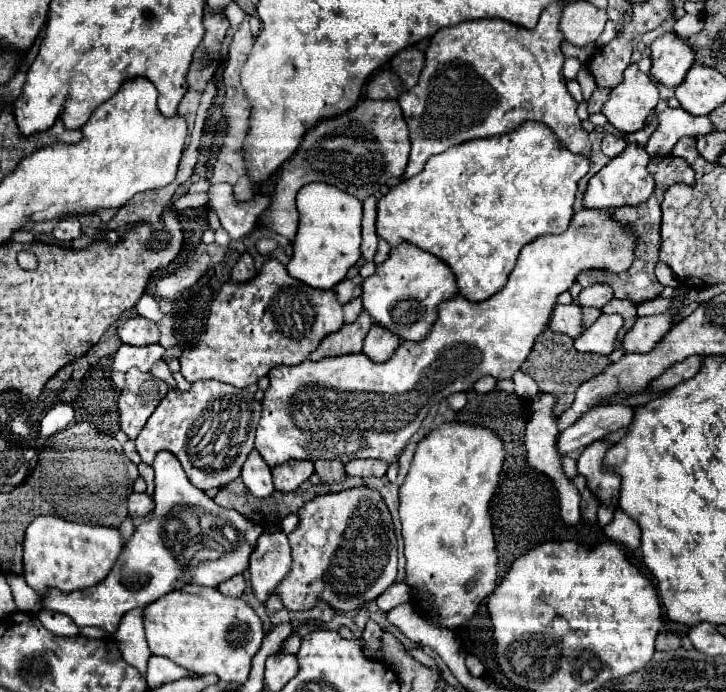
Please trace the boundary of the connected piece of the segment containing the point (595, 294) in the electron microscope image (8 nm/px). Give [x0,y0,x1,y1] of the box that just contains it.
[580,285,614,309]

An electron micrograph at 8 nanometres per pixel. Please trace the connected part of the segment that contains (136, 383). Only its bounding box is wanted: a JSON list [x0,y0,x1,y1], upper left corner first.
[118,369,168,439]

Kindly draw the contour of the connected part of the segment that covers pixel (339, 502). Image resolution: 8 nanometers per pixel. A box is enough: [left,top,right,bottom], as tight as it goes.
[274,485,398,613]

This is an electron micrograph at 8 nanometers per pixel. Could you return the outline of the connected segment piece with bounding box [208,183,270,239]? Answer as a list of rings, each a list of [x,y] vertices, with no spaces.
[[[218,183],[208,189],[208,207],[216,211],[222,227],[232,239],[242,239],[246,233],[250,233],[260,213],[270,207],[270,199],[258,193],[246,203],[236,203],[232,185]]]

